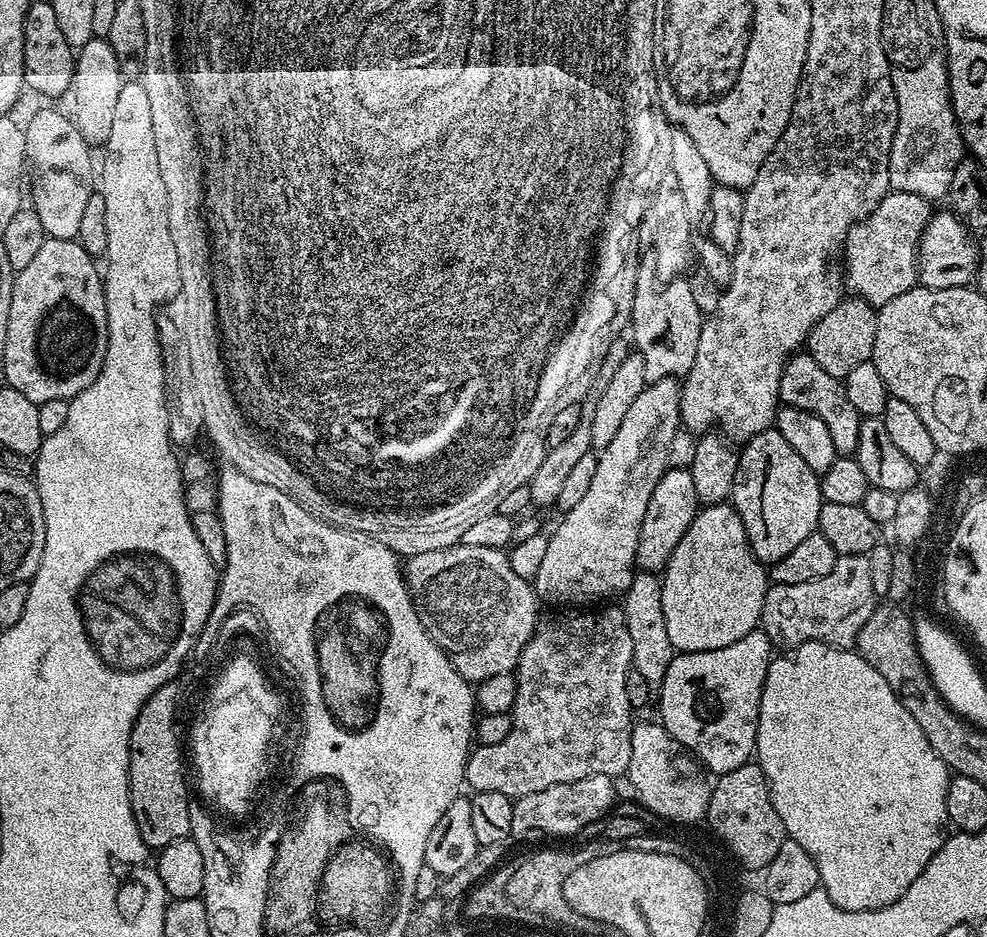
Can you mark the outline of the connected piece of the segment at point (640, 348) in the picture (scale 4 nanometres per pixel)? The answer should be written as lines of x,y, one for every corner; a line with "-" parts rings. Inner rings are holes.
684,278
669,280
657,292
644,288
636,297
631,297
632,340
636,343
633,344
635,351
642,354
647,383
683,378
687,376
690,366
694,366
705,317
702,312
700,316
700,304
686,281

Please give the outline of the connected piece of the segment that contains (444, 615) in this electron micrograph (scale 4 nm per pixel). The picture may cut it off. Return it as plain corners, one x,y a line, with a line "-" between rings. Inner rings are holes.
459,543
442,550
426,550
426,554
414,554
403,561
402,575
404,583
408,585
408,593
412,596
414,614
420,620
421,629
427,632
428,638
434,641
448,655
448,661
452,663
454,670
458,670
458,674
462,674
464,680
479,682
490,678
493,674
506,674
515,669
516,663
520,661
520,655
526,646
526,642
536,630
538,623
536,603
538,603
538,597
535,587
529,581
518,578
518,574
514,574
514,570
510,570
510,562
501,549
491,548
490,546
466,546

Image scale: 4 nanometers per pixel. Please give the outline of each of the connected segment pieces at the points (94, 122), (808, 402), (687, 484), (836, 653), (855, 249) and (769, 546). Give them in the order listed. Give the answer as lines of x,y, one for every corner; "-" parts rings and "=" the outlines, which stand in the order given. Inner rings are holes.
94,38
83,44
75,53
70,96
76,99
76,113
74,113
76,128
89,146
107,145
110,130
114,127
118,94
122,94
122,86
125,82
126,76
121,71
118,54
111,49
108,39
=
797,354
786,362
780,379
780,402
781,405
806,410
817,418
822,418
822,422
826,422
830,438
834,441
834,450
840,456
852,456
855,453
862,417
858,410
854,410
850,398
846,398
843,383
838,378
826,374
826,370
822,370
822,366
818,366
812,356
=
668,468
658,478
658,486
654,486
654,494
650,494
650,506
646,506
646,518
642,518
642,526
638,530
636,543
636,568
645,572
663,573
668,565
670,554
674,554
674,546
682,542
682,534
694,522
698,511
698,501
694,494
694,478
686,468
=
811,640
805,644
800,644
796,648
785,651
783,654
773,655
770,666
765,671
765,676
766,682
762,690
762,702
758,705
758,726
756,727
756,751
754,756
760,765
760,769
763,770
768,779
768,793
774,802
774,810
778,810
778,818
782,818
785,837
798,842
798,846
802,846
802,850
806,850
806,854
810,854
810,858
814,858
814,862
818,866
821,885
824,892
830,898
830,902
834,902
834,906
838,906
842,910
861,912
862,910
878,910
898,902
898,898
902,898
902,894
906,894
906,890
910,890
910,882
914,882
914,878
918,878
922,874
922,870
926,870
930,858
934,858
934,854
944,845
946,839
944,828
946,829
948,818
946,790
948,789
950,779
950,769
944,765
942,758
938,758
938,754
932,749
930,742
926,742
926,734
922,734
922,726
918,726
918,722
914,722
914,718
910,718
910,710
906,710
906,706
902,706
902,702
894,694
894,690
890,690
886,678
882,678
882,674
878,674
878,670
874,670
874,666
870,666
870,662
863,660
859,652
847,648
832,648
829,644
=
889,191
882,202
867,216
860,220
846,234
842,245
842,257
844,256
843,283
853,297
865,300
873,308
879,310
890,298
898,298
898,294
906,294
906,290
917,287
918,269
916,267
916,249
920,247
920,235
928,219
934,211
933,205
918,194
906,194
905,192
=
773,426
750,438
748,443
739,449
730,503
742,518
742,526
746,530
752,553
761,564
771,566
786,558
790,550
795,550
804,539
810,538
812,532
817,531
816,523
822,503
820,476
810,470
806,462
802,462
801,456
790,447
790,442
786,442
786,438
782,438
780,431

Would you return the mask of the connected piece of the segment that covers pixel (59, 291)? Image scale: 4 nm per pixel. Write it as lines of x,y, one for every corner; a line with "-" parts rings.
45,238
38,254
27,266
15,273
10,294
10,318
6,326
6,358
2,362
7,387
18,390
41,404
53,398
73,400
98,374
106,358
108,345
108,315
104,297
102,272
96,269
97,261
80,241

